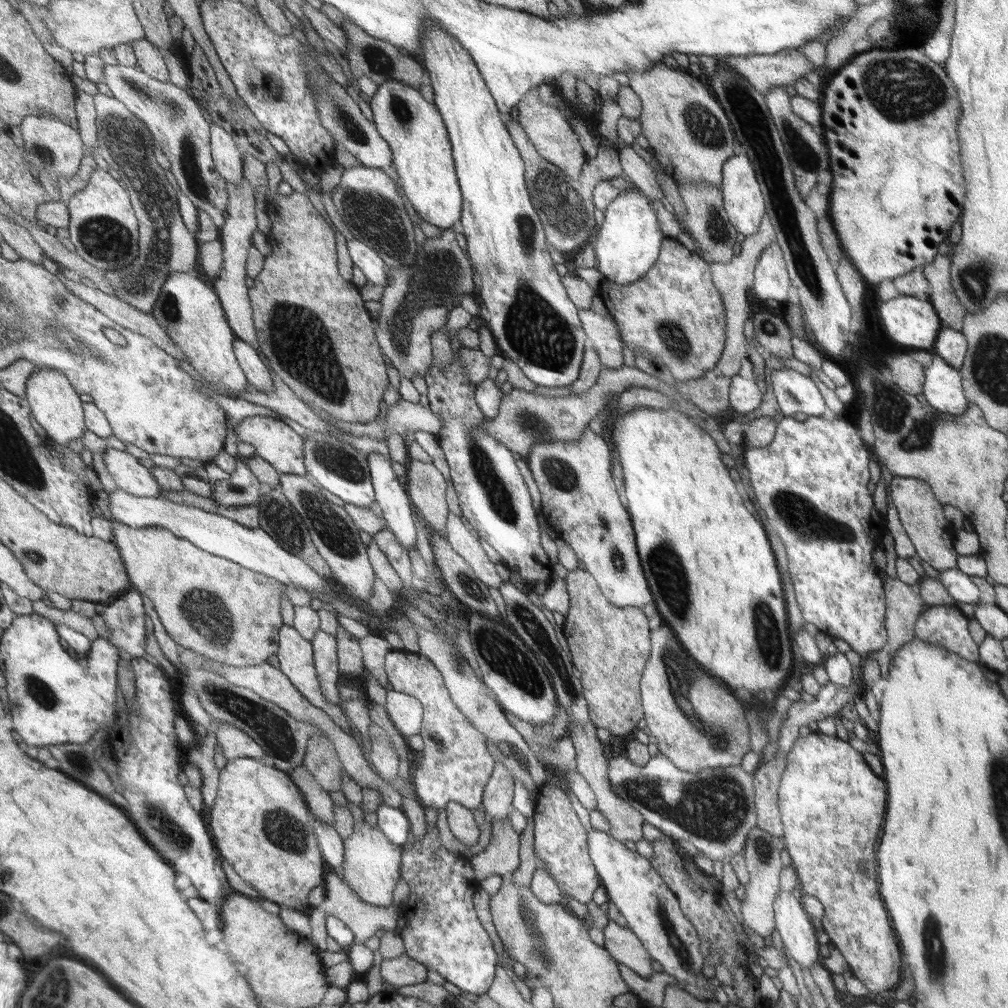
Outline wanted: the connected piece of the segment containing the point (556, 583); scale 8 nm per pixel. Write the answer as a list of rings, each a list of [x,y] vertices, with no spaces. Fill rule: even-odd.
[[[556,573],[551,576],[551,580],[547,583],[547,588],[542,595],[529,590],[527,596],[535,606],[540,607],[542,605],[547,610],[557,612],[564,617],[566,617],[570,609],[570,594],[567,581]]]

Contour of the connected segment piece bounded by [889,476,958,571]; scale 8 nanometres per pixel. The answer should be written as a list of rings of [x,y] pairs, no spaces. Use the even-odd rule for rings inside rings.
[[[893,476],[889,483],[889,496],[903,531],[914,546],[915,555],[937,571],[955,569],[958,561],[954,549],[955,530],[945,519],[943,505],[934,497],[930,486],[916,478]]]

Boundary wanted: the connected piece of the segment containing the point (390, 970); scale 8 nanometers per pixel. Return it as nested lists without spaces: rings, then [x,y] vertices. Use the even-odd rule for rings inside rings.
[[[408,954],[383,960],[380,968],[382,978],[396,988],[413,986],[429,980],[430,968]]]

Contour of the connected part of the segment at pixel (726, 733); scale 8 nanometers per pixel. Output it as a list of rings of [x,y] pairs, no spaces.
[[[663,622],[652,630],[652,653],[648,654],[647,664],[640,680],[640,699],[643,703],[645,726],[649,734],[657,740],[658,752],[664,754],[676,767],[690,773],[699,769],[737,766],[741,758],[750,750],[749,729],[745,722],[743,704],[721,682],[713,679],[681,646],[674,632]]]

